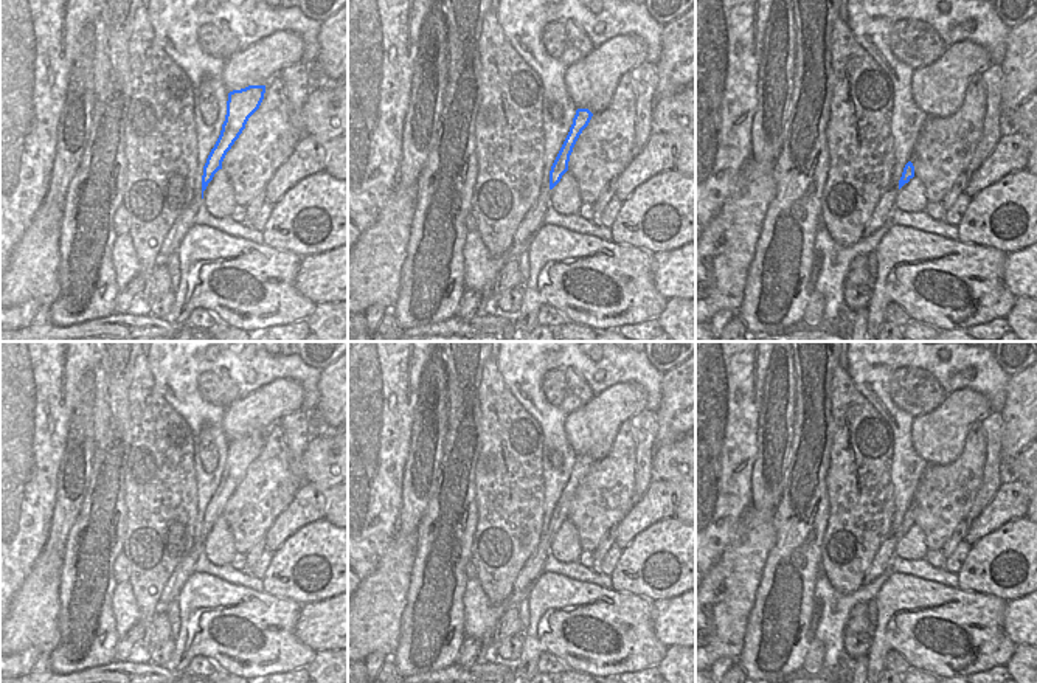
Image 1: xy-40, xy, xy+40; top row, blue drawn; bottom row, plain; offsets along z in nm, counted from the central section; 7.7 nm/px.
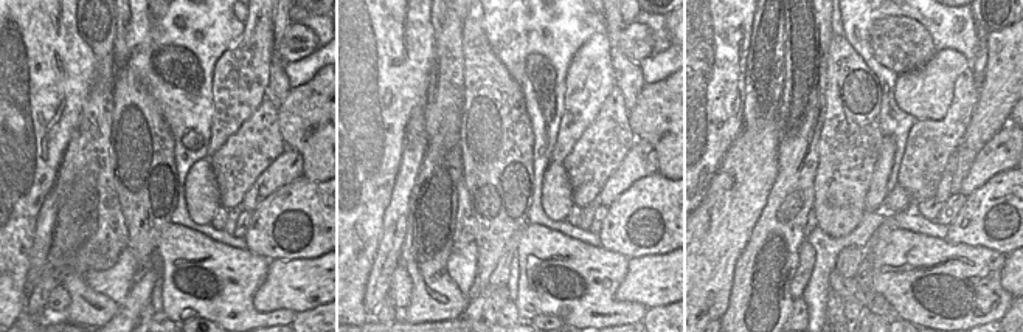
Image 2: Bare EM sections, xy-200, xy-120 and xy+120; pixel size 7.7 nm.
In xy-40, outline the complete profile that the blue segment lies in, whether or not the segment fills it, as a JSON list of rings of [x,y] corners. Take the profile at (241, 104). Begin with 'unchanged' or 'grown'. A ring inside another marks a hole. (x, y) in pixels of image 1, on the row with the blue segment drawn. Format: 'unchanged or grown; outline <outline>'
unchanged; outline [[[248,85],[228,93],[227,115],[222,124],[220,135],[211,149],[202,175],[202,199],[203,191],[213,180],[214,174],[222,169],[222,161],[234,141],[239,138],[248,118],[259,109],[265,93],[265,85]]]

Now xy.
grown; outline [[[588,109],[576,110],[570,132],[551,166],[550,180],[546,183],[542,180],[542,189],[539,192],[539,197],[531,206],[531,210],[525,214],[522,224],[518,225],[512,239],[512,245],[520,245],[526,241],[529,242],[531,237],[537,233],[537,230],[543,225],[543,214],[550,206],[551,189],[560,182],[562,175],[568,171],[568,161],[573,147],[582,130],[588,126],[591,116],[593,113]]]

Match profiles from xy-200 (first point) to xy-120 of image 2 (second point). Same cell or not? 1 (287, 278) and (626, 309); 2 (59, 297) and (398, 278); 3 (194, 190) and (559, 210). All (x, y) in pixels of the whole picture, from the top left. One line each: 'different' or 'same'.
1: different
2: same
3: same

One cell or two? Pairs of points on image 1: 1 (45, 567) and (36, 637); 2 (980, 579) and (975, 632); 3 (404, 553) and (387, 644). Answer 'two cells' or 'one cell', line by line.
1: one cell
2: two cells
3: one cell

